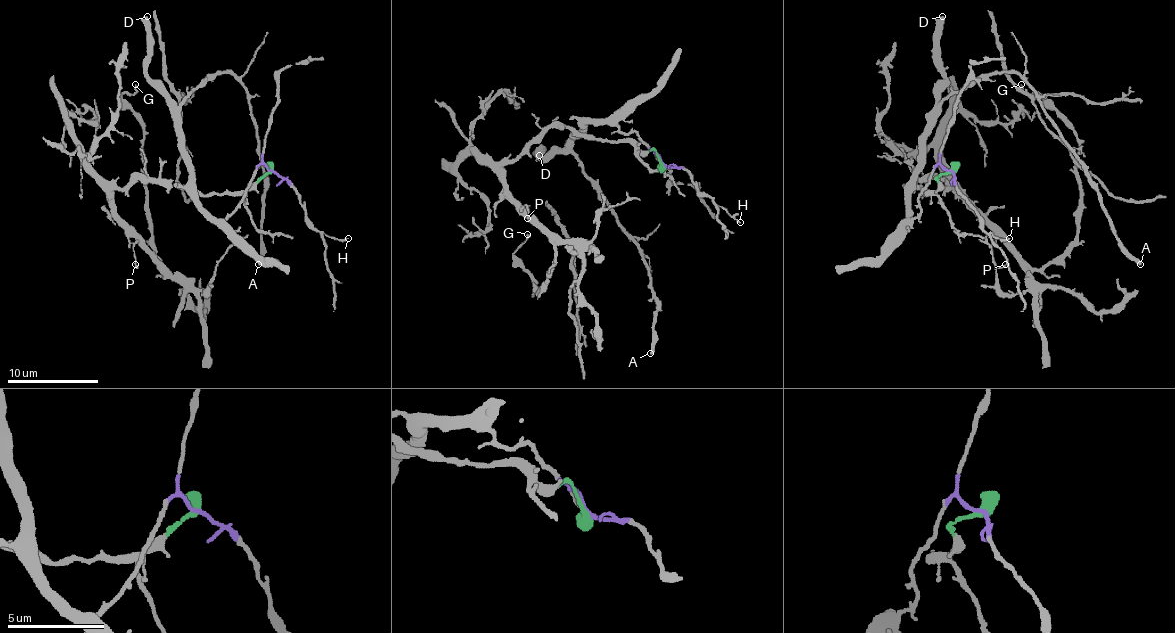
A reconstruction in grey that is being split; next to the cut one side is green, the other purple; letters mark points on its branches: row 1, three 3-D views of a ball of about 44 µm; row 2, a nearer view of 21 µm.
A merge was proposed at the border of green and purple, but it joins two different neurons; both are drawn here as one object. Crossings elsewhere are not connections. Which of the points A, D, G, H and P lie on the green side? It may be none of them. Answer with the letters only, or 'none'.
G, P

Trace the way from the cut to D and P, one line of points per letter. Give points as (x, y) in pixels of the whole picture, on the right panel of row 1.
D: (951, 170), (939, 163), (933, 170), (921, 211), (910, 218), (910, 184), (944, 77), (942, 15)
P: (951, 170), (926, 195), (914, 184), (935, 179), (953, 189), (994, 234), (992, 259), (999, 266), (1005, 264)

